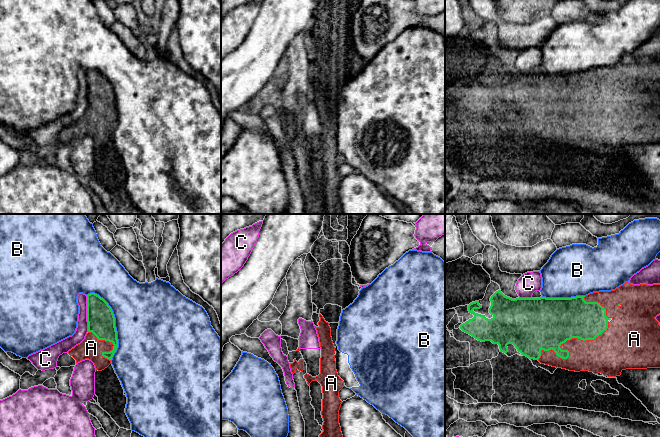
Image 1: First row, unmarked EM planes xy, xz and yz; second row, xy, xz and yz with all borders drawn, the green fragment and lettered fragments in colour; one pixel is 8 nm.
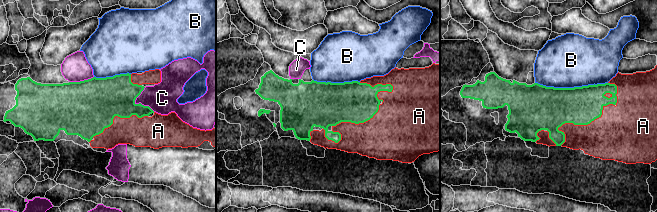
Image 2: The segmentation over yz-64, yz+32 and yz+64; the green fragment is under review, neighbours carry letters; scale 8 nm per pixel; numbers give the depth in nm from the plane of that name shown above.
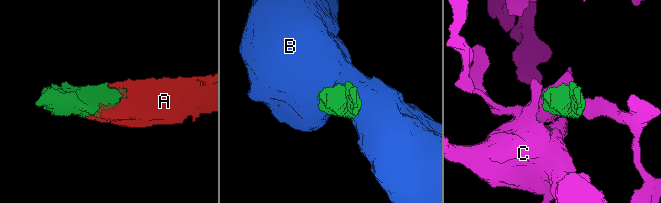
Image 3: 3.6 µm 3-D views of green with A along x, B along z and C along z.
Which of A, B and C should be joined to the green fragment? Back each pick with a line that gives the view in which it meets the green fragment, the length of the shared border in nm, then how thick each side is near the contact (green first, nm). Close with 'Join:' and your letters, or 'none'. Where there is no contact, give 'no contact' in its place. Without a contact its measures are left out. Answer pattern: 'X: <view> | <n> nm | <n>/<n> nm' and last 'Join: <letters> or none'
A: yz | 650 nm | 420/260 nm
Join: A

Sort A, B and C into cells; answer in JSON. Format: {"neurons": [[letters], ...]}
{"neurons": [["A"], ["B"], ["C"]]}

